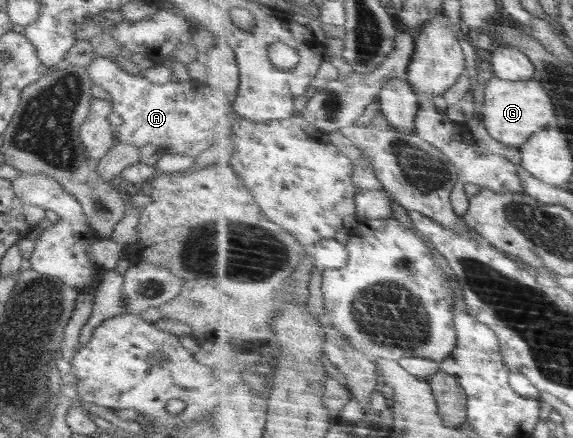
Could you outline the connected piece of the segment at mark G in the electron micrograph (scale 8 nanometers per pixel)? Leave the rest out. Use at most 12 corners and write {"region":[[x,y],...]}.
{"region":[[495,77],[484,124],[493,139],[522,147],[557,119],[534,78]]}

